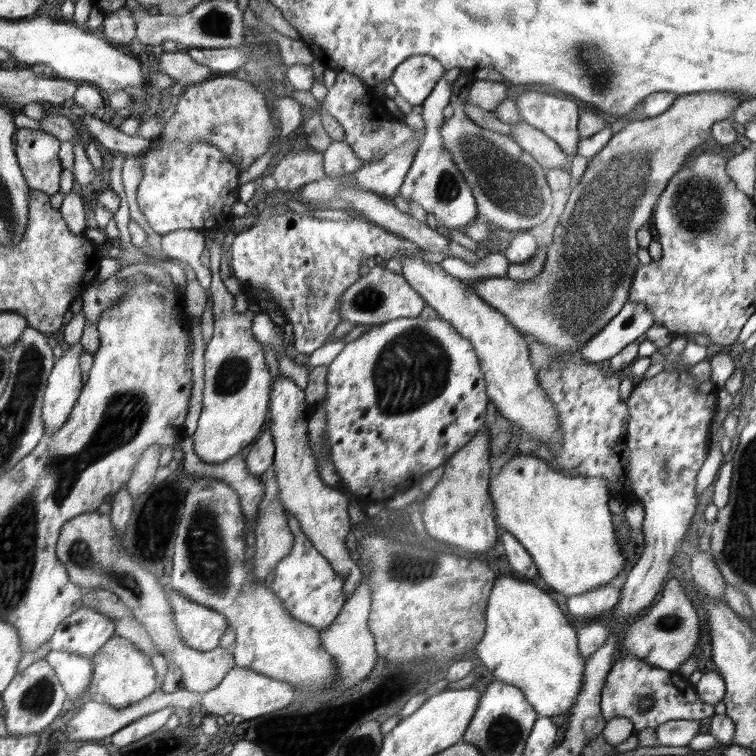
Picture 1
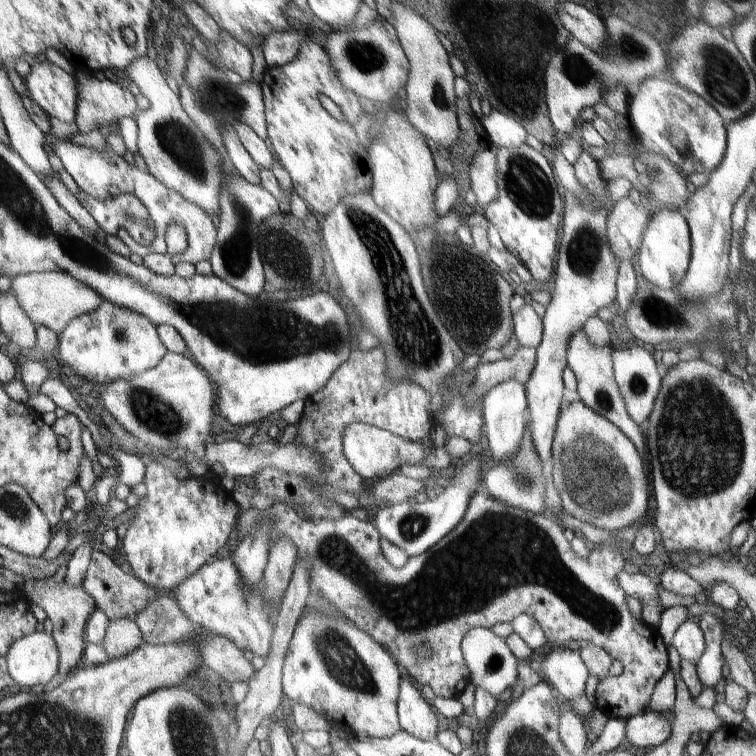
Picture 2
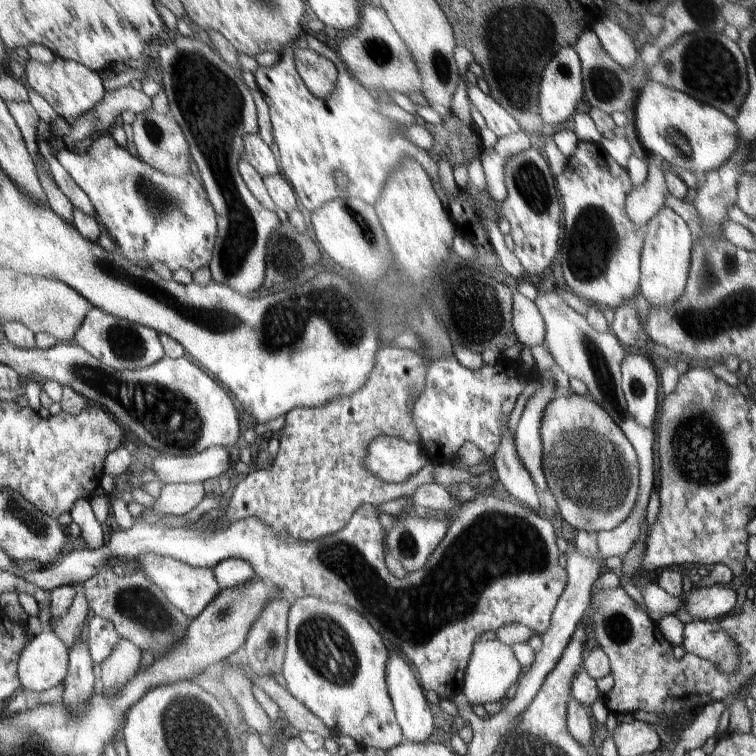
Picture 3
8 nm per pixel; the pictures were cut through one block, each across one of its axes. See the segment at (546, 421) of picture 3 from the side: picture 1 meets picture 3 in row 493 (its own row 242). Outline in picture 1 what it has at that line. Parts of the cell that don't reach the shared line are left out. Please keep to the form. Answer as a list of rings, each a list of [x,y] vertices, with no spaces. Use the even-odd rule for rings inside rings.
[[[718,91],[676,95],[670,108],[662,114],[626,124],[620,132],[613,134],[600,153],[589,160],[584,176],[571,191],[558,223],[554,225],[552,244],[548,247],[541,274],[526,281],[502,277],[469,282],[476,289],[476,294],[502,313],[524,336],[532,336],[557,352],[579,352],[628,301],[632,279],[641,264],[637,232],[652,220],[660,192],[676,175],[690,152],[711,137],[711,127],[720,120],[728,119],[742,98],[738,94]]]

